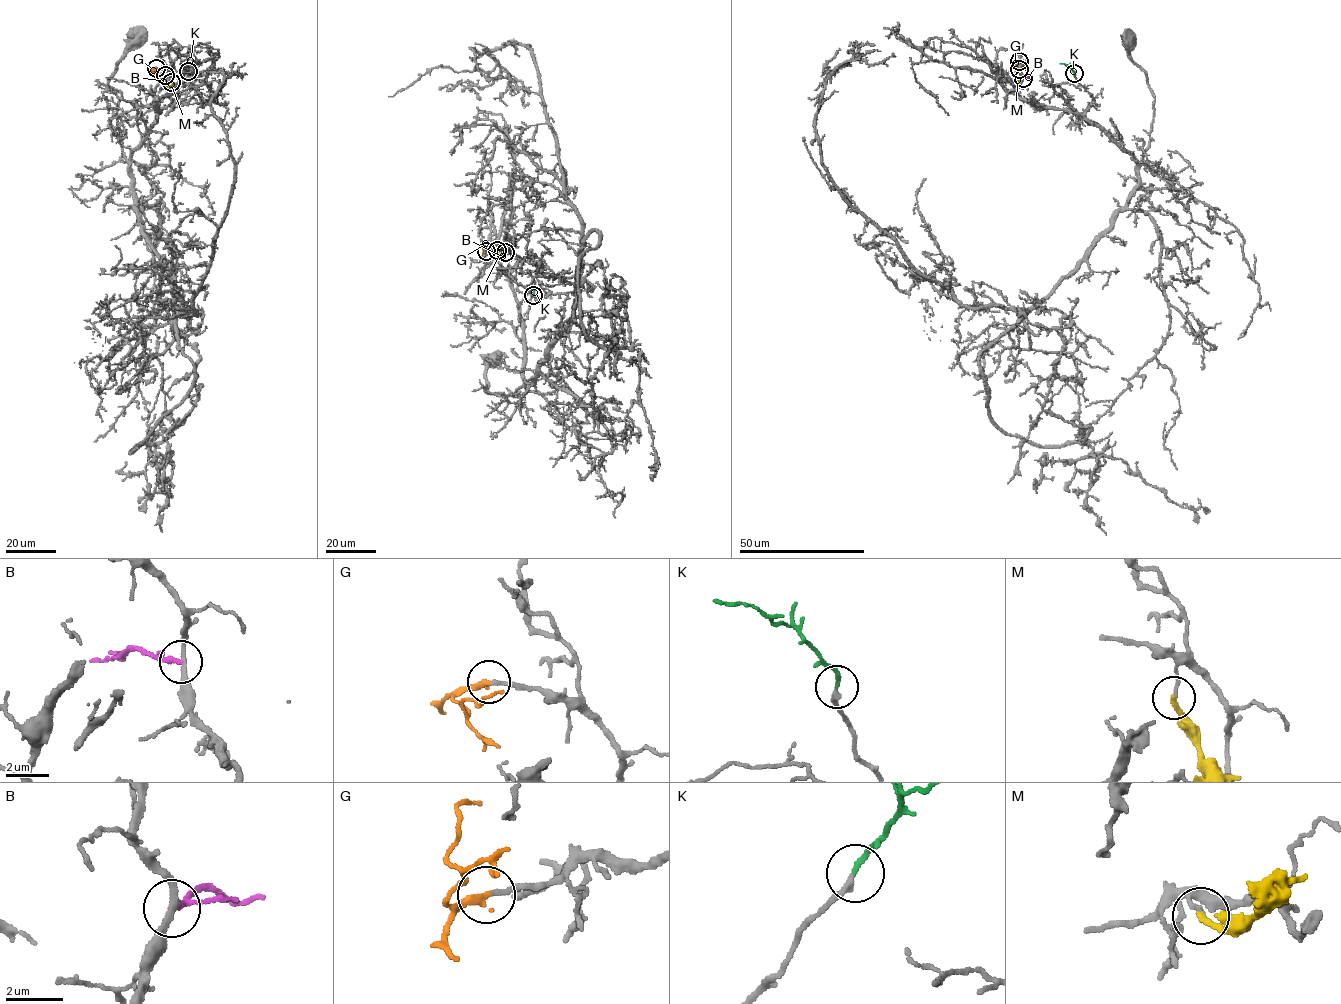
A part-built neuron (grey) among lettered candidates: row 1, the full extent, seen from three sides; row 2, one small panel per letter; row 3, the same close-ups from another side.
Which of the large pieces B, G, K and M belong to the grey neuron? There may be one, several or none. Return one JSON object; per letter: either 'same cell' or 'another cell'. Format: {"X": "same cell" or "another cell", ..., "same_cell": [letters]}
{"B": "another cell", "G": "same cell", "K": "same cell", "M": "another cell", "same_cell": ["G", "K"]}

